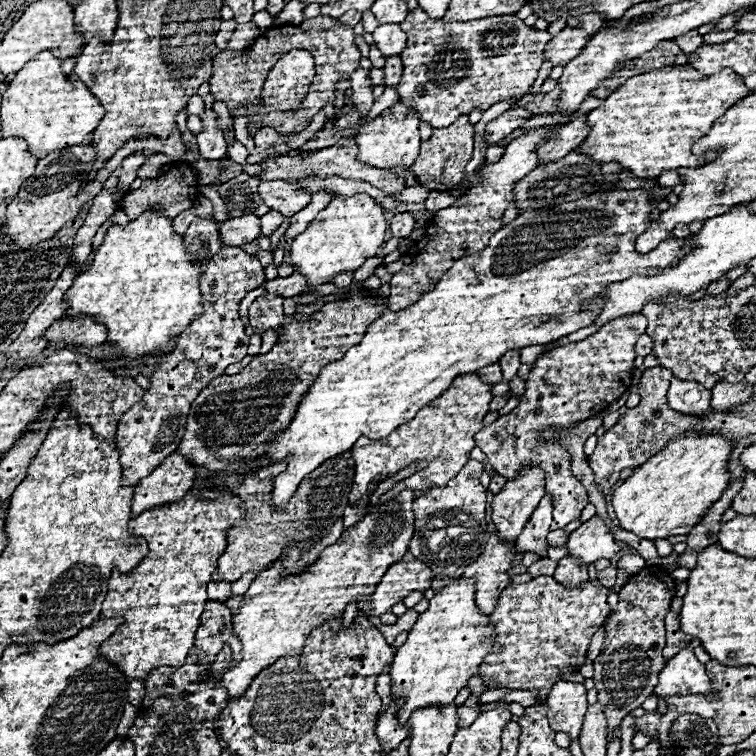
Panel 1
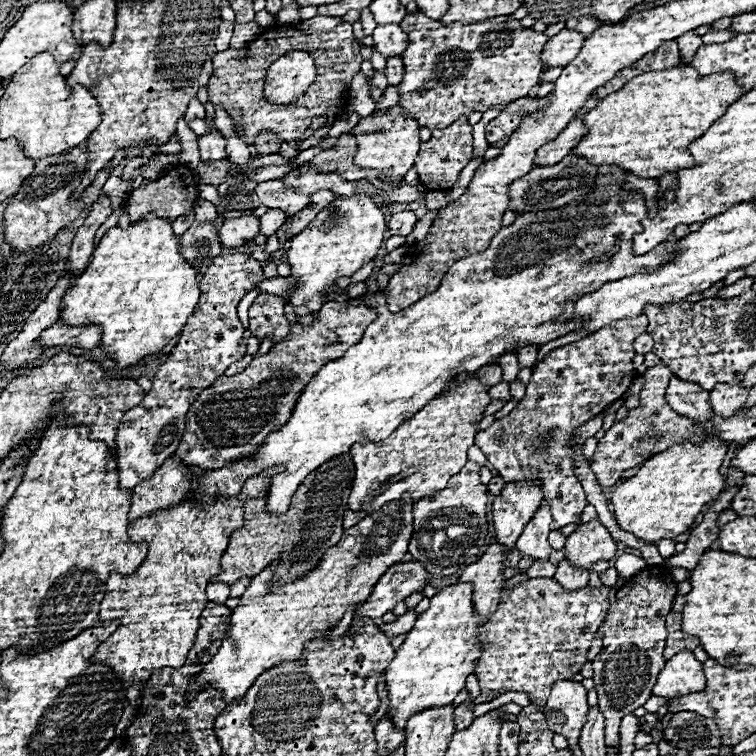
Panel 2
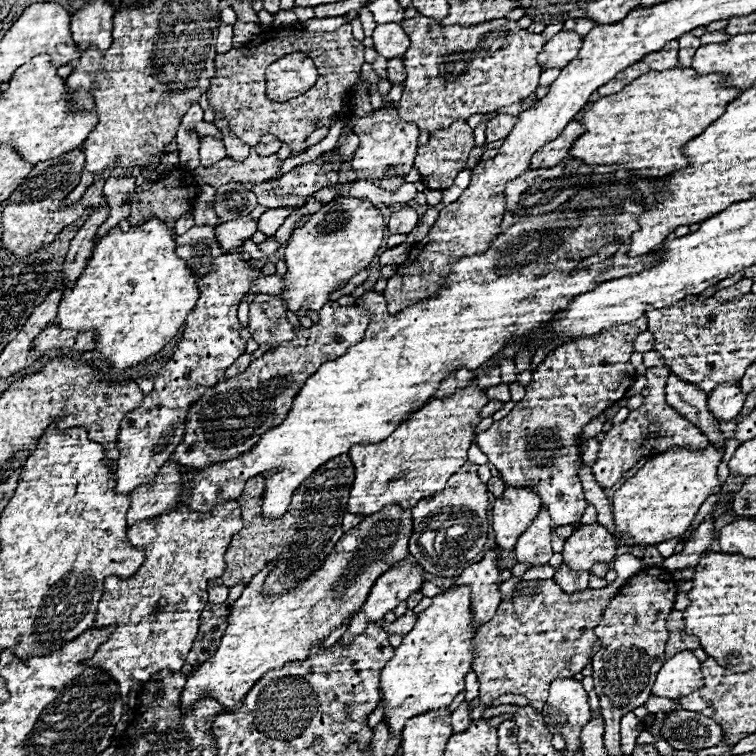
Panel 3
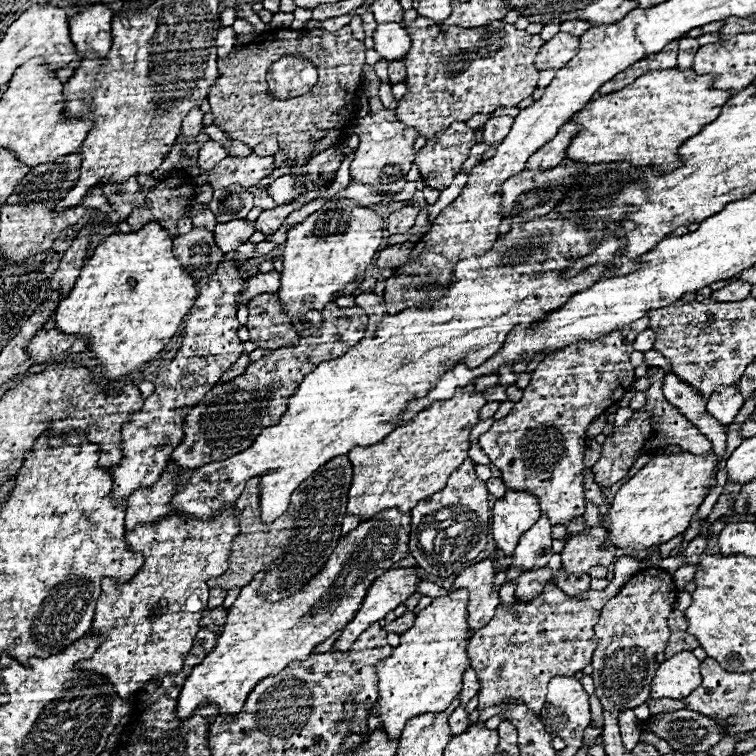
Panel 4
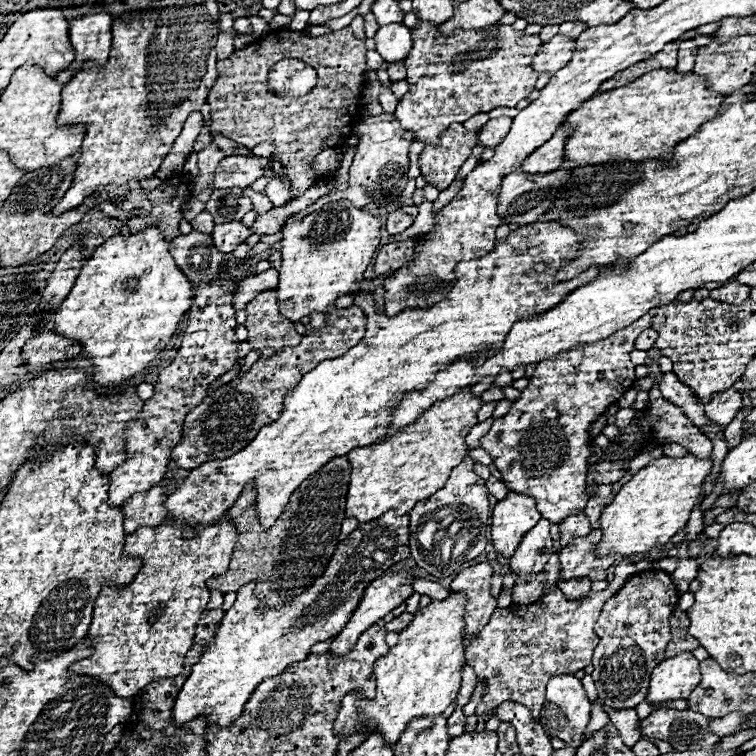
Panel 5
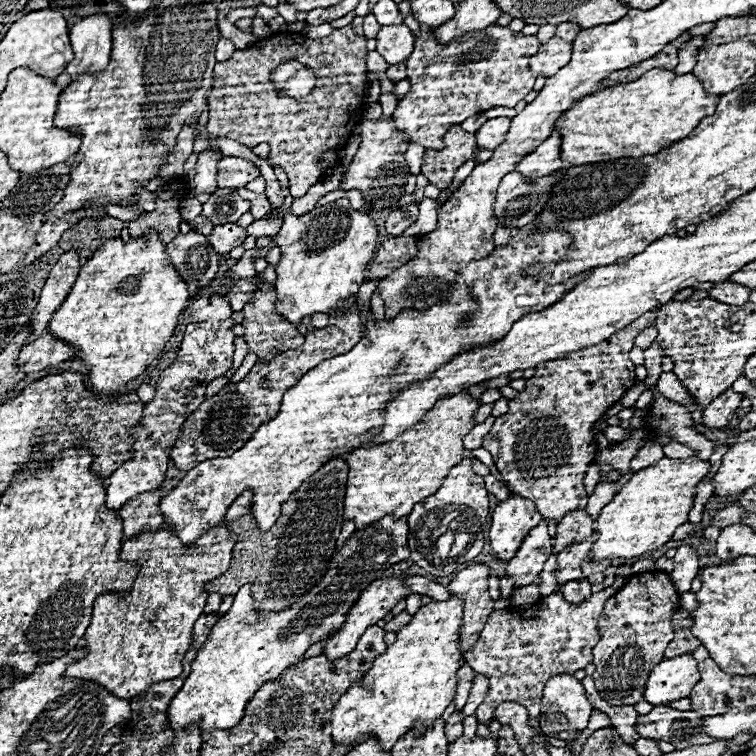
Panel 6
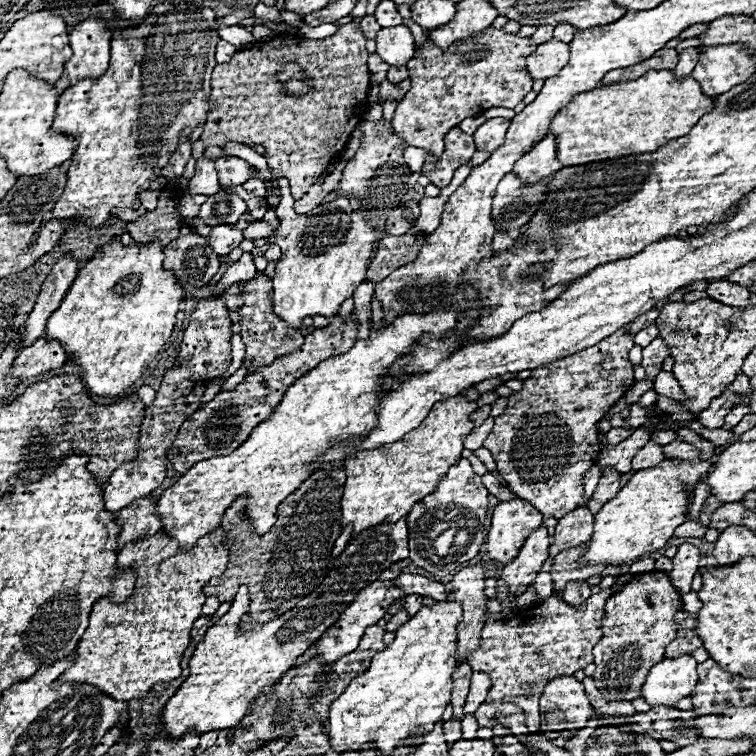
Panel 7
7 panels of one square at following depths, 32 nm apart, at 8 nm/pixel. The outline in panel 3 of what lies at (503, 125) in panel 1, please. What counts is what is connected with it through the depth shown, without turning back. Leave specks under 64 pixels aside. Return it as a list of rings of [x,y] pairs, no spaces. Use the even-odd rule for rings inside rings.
[[[498,114],[496,118],[492,118],[486,126],[486,142],[498,142],[504,140],[510,134],[510,128],[514,128],[518,116],[510,116],[510,114]]]

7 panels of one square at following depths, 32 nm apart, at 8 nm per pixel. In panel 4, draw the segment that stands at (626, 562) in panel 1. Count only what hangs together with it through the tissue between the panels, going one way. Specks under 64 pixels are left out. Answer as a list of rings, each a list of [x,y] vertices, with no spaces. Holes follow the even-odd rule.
[[[620,556],[614,562],[614,572],[614,580],[604,590],[566,596],[554,582],[548,580],[542,594],[534,600],[514,600],[512,604],[500,604],[496,608],[494,618],[484,628],[474,632],[468,646],[468,654],[476,652],[470,654],[470,666],[480,680],[480,710],[498,706],[502,698],[514,696],[522,698],[524,704],[534,710],[534,714],[540,714],[546,700],[548,680],[554,676],[574,676],[592,662],[592,652],[598,644],[594,626],[598,624],[600,612],[604,604],[614,598],[616,592],[620,592],[626,580],[640,572],[640,560]]]

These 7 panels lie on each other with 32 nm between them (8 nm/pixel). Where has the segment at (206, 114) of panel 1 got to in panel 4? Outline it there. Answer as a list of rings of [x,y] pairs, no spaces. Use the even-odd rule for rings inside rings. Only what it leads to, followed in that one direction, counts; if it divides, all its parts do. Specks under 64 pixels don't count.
[[[206,140],[204,144],[202,144],[202,148],[200,148],[200,152],[198,152],[198,164],[200,164],[200,168],[204,168],[204,170],[210,170],[210,168],[214,168],[222,158],[226,158],[228,154],[226,154],[226,150],[222,148],[222,144],[220,142],[216,142],[216,140]]]

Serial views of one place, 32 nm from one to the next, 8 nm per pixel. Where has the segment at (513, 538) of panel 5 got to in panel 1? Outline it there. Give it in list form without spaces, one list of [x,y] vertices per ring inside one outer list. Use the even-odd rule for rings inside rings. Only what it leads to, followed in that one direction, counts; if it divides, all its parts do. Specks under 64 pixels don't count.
[[[526,468],[514,480],[508,480],[492,500],[492,520],[500,532],[500,538],[514,542],[542,498],[542,468]]]

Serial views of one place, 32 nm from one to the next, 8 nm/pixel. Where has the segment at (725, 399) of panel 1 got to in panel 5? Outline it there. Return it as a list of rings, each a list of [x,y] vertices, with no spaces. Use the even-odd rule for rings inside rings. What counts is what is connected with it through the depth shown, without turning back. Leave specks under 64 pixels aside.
[[[726,388],[718,392],[718,396],[712,396],[712,400],[706,404],[706,416],[714,420],[718,426],[728,426],[740,408],[742,394],[734,388]]]

